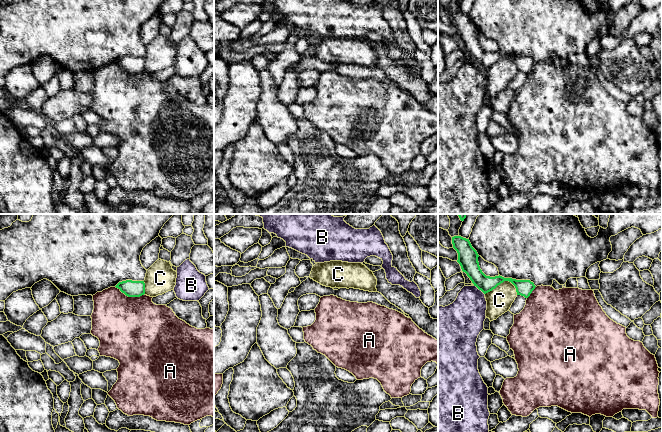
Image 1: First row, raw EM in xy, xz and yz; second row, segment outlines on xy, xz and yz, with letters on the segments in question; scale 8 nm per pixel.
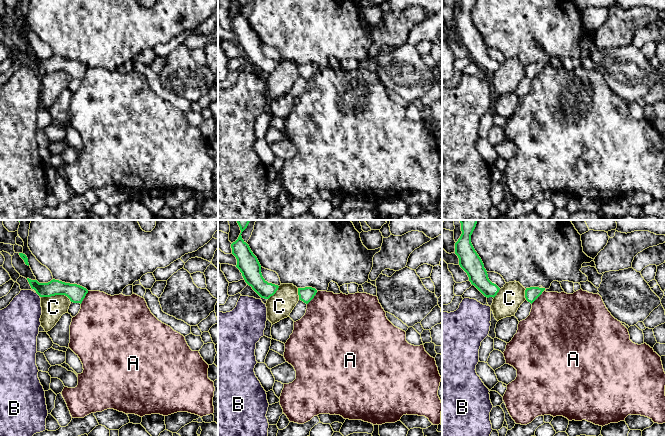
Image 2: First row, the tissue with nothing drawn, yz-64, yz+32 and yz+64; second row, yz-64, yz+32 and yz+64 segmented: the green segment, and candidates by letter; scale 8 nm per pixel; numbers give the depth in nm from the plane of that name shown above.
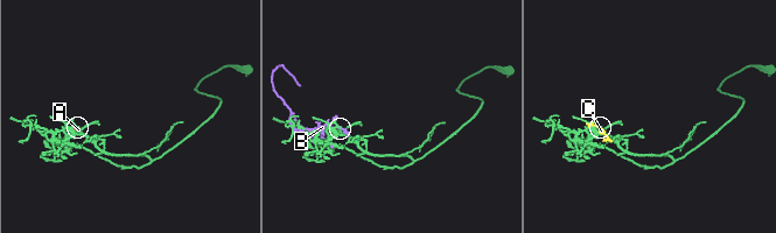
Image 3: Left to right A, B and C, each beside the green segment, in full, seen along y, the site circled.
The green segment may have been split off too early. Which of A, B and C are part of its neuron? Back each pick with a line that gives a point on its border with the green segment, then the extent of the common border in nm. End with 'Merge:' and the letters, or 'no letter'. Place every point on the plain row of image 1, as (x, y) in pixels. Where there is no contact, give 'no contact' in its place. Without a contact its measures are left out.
Merge: no letter

